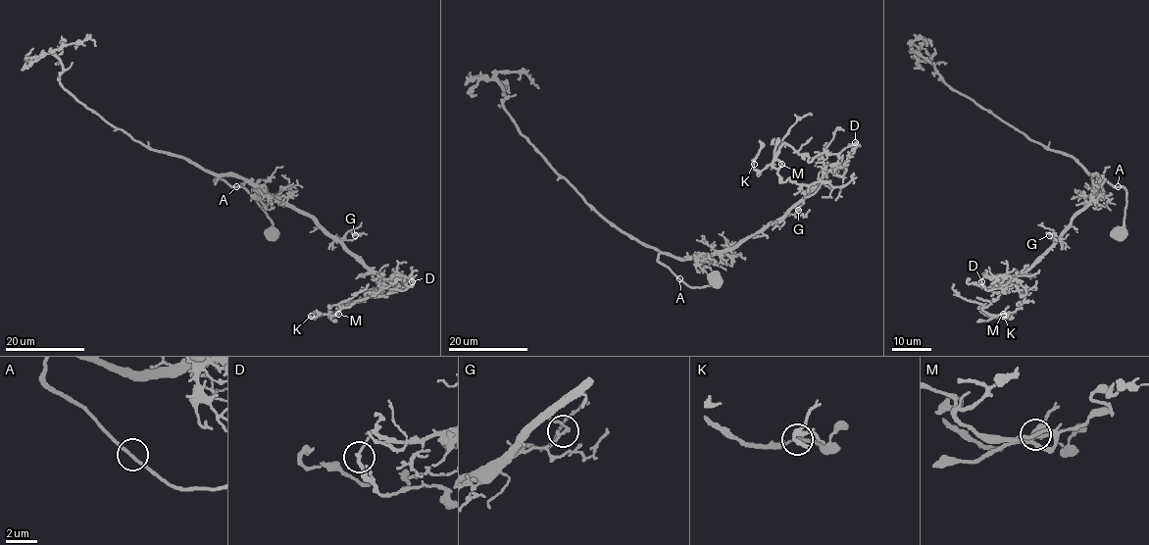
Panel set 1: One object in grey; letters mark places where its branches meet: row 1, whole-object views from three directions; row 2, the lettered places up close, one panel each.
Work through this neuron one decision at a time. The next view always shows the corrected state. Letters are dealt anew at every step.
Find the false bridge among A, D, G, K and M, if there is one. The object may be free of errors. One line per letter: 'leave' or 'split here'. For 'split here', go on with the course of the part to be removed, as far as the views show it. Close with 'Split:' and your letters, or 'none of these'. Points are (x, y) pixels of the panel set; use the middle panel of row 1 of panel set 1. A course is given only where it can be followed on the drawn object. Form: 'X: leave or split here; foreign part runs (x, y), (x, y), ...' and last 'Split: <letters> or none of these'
A: leave
D: split here; foreign part runs (855, 142), (809, 162), (784, 143), (776, 157), (783, 182), (790, 177), (839, 187), (853, 173)
G: leave
K: leave
M: leave
Split: D

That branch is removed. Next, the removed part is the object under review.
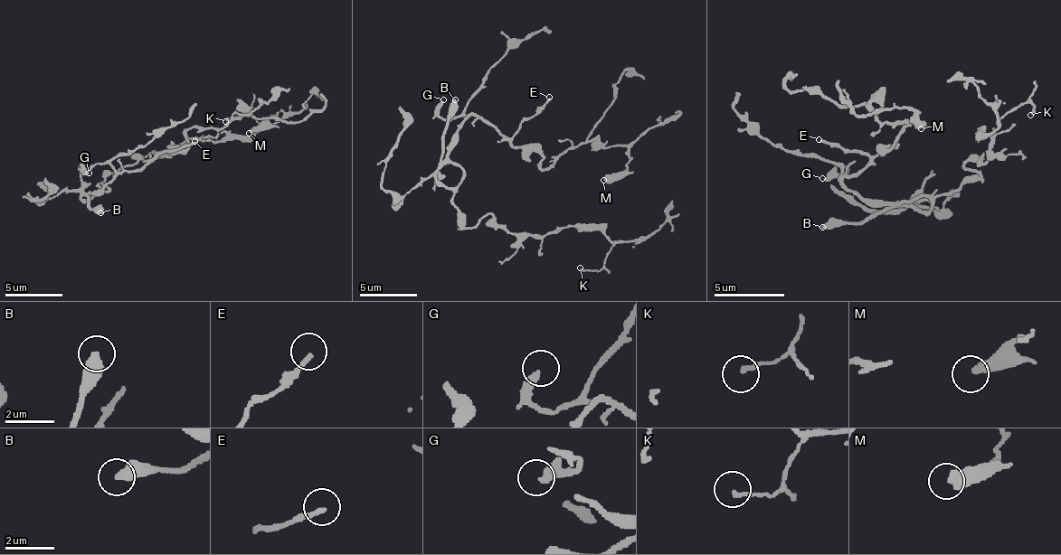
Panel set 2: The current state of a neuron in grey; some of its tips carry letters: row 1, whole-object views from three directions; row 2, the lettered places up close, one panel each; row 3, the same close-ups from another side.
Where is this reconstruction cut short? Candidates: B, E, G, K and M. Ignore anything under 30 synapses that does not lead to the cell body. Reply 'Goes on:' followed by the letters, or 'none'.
Goes on: B

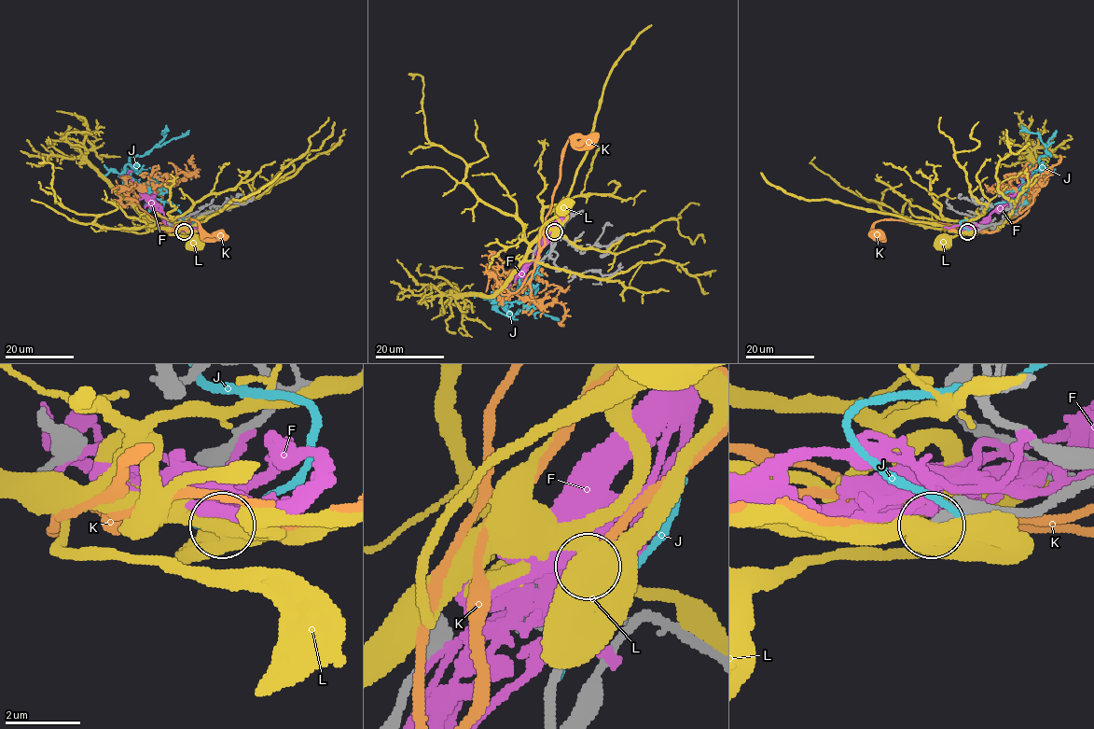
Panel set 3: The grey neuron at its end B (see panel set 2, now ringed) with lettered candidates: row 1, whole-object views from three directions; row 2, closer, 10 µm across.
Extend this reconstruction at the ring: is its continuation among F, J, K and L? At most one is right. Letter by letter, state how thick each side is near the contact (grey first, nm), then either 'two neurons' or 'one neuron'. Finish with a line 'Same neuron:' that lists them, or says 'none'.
F: calibres 550 and 240 nm; two neurons
J: calibres 650 and 280 nm; two neurons
K: calibres 500 and 190 nm; one neuron
L: calibres 600 and 600 nm; two neurons
Same neuron: K

